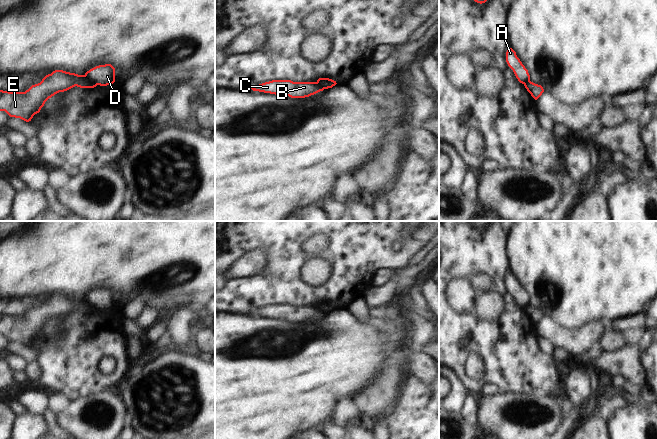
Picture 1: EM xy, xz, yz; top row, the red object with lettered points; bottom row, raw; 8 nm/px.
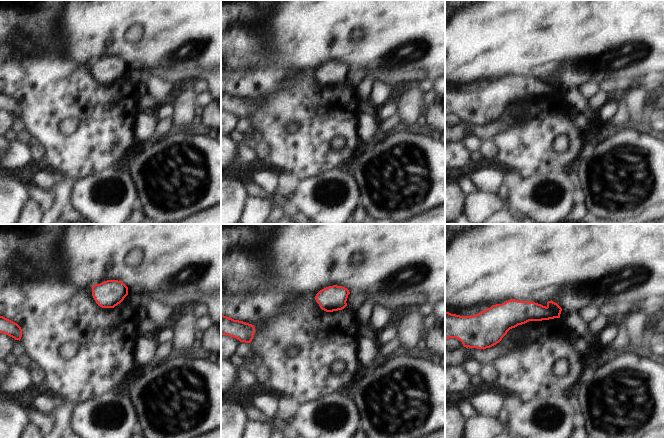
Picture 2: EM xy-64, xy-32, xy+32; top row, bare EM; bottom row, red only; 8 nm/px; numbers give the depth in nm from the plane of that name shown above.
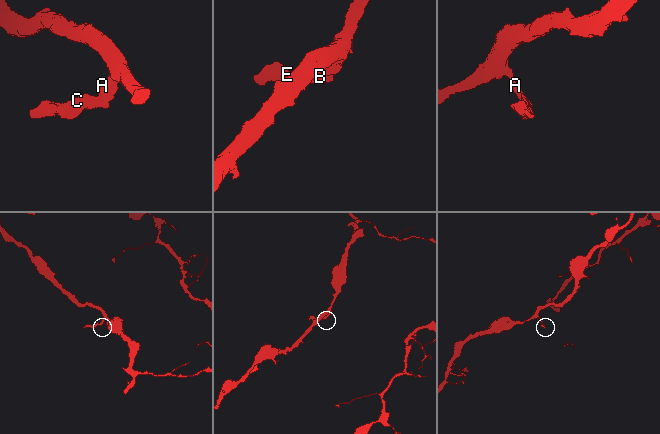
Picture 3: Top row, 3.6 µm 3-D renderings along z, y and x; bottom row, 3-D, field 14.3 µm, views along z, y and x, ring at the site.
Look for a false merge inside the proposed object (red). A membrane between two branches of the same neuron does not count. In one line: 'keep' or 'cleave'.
cleave

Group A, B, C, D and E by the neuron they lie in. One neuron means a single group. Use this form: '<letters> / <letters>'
A D / B C E

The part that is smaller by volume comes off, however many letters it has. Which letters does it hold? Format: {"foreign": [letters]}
{"foreign": ["B", "C", "E"]}

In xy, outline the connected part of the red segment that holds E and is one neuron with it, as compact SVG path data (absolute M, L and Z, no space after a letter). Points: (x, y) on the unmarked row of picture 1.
M55 294L46 299L40 307L32 309L25 316L0 314L0 335L5 335L10 341L29 346L35 338L40 336L49 322L75 310L94 312L97 309L86 299Z

